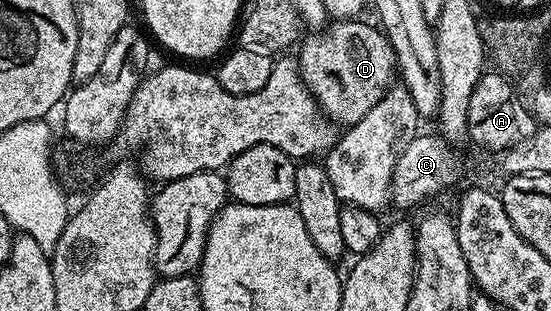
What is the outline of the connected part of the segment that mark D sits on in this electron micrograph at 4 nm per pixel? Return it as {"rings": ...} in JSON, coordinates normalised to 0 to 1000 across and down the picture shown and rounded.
{"rings":[[[608,68],[599,80],[564,106],[557,129],[552,122],[541,141],[539,199],[543,232],[550,251],[550,270],[563,286],[564,305],[579,334],[579,354],[610,402],[624,412],[641,405],[684,325],[695,318],[695,305],[713,273],[713,232],[719,225],[717,161],[710,135],[686,84],[659,74],[661,68]]]}

